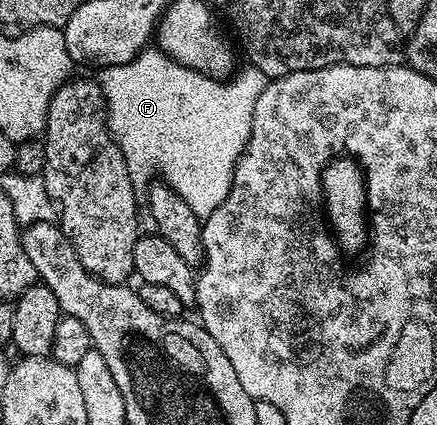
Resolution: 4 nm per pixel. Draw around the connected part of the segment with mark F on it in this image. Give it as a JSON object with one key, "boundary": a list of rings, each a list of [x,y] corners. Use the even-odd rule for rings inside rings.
{"boundary":[[[147,48],[128,64],[108,66],[101,71],[106,125],[128,164],[130,179],[135,187],[145,187],[155,176],[160,176],[161,181],[167,182],[177,194],[184,196],[184,204],[188,204],[188,208],[192,208],[192,212],[203,220],[216,212],[220,204],[224,204],[228,192],[234,187],[234,169],[250,139],[256,100],[260,100],[260,92],[264,92],[268,81],[266,74],[255,66],[243,66],[243,70],[241,67],[232,80],[219,80],[182,66],[162,50]]]}

